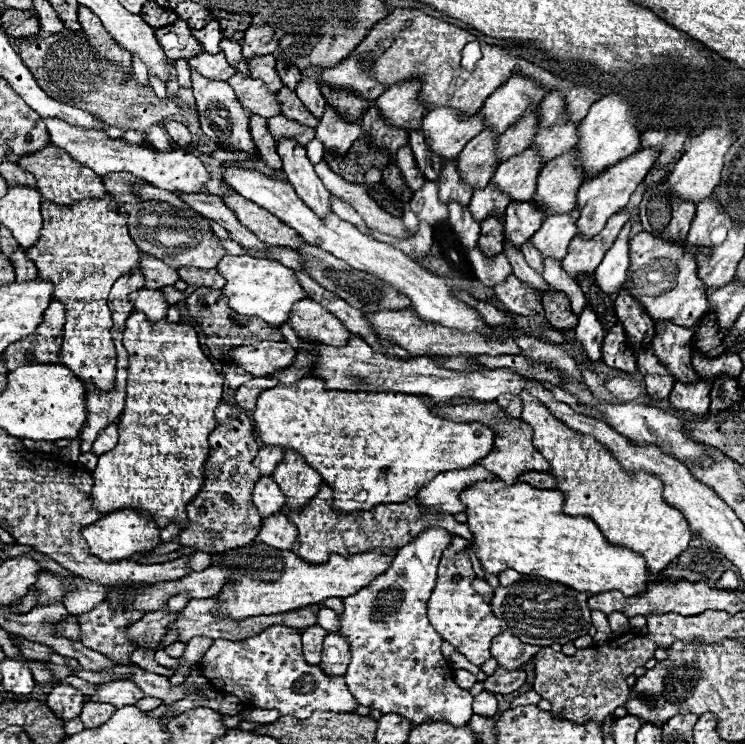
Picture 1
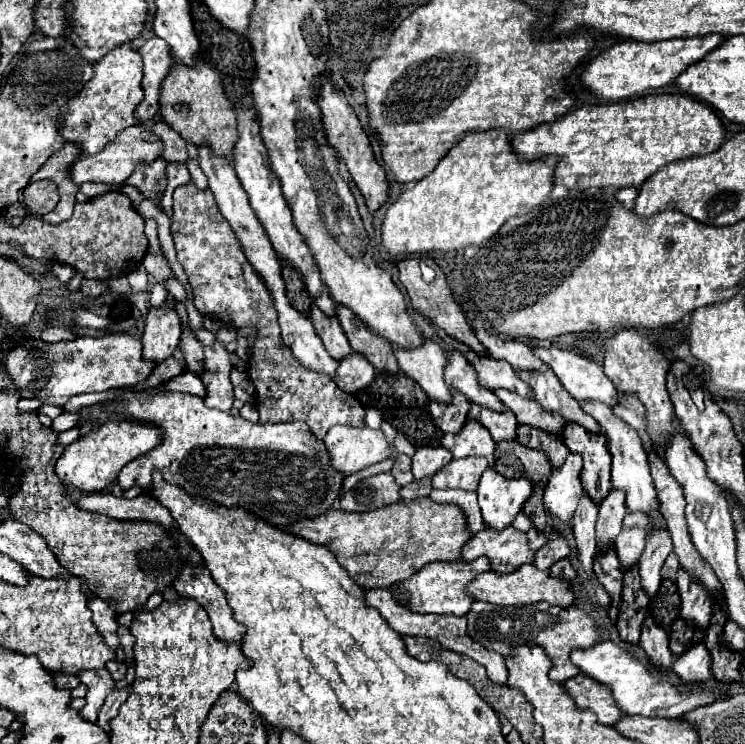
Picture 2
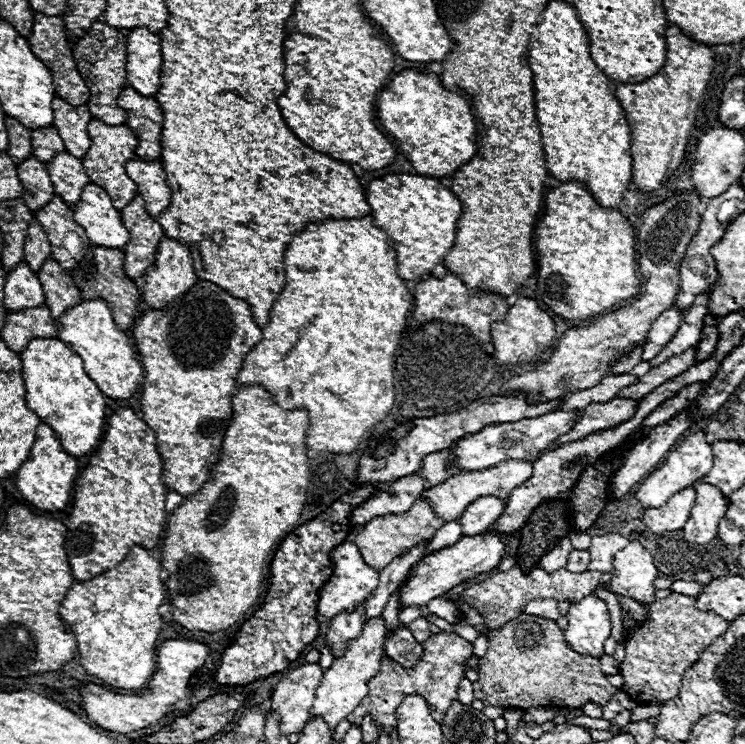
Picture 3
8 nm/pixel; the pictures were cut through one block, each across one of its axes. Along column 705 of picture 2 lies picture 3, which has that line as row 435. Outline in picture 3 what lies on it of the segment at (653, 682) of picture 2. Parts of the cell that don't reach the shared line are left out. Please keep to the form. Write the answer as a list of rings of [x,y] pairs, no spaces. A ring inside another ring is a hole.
[[[700,430],[696,434],[690,434],[680,444],[676,444],[674,450],[668,452],[668,456],[656,466],[654,472],[648,474],[648,478],[638,486],[636,498],[648,508],[660,508],[664,506],[676,492],[692,486],[698,478],[704,478],[706,472],[712,468],[712,446],[706,442],[706,434]]]

